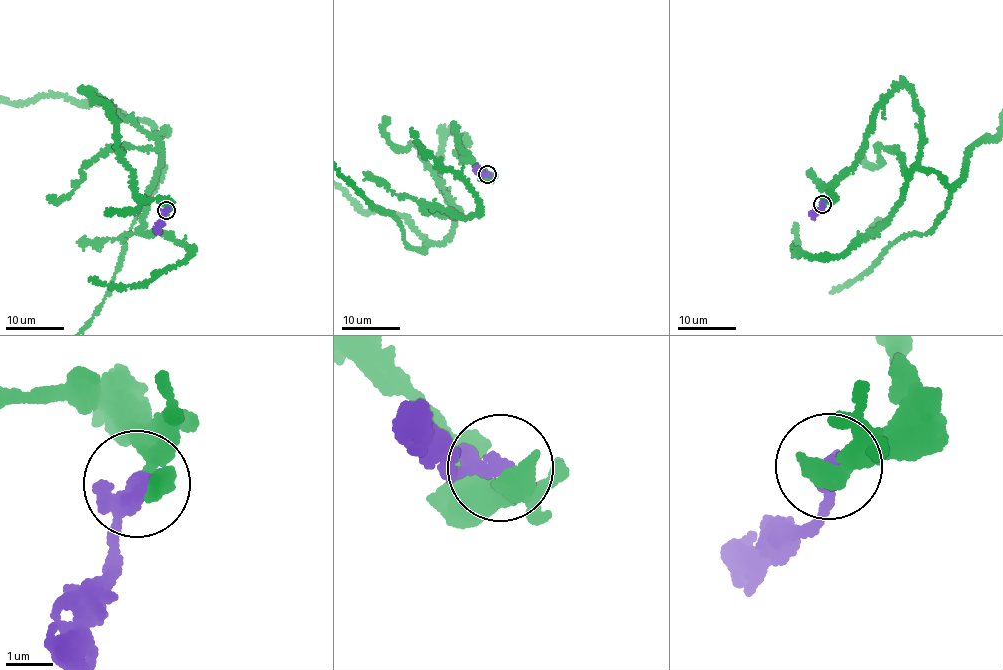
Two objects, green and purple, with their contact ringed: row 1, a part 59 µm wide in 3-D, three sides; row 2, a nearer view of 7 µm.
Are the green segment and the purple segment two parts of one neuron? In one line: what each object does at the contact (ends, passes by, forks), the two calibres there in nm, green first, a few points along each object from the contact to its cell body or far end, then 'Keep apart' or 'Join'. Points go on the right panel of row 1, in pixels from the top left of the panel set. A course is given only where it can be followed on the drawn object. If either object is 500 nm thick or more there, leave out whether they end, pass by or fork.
Thickness 500 nm (green) against 380 nm. Course of green: (822, 203), (877, 104), (909, 88), (919, 165), (952, 186), (947, 210). Course of purple: (822, 203), (821, 210), (812, 220). Keep apart

